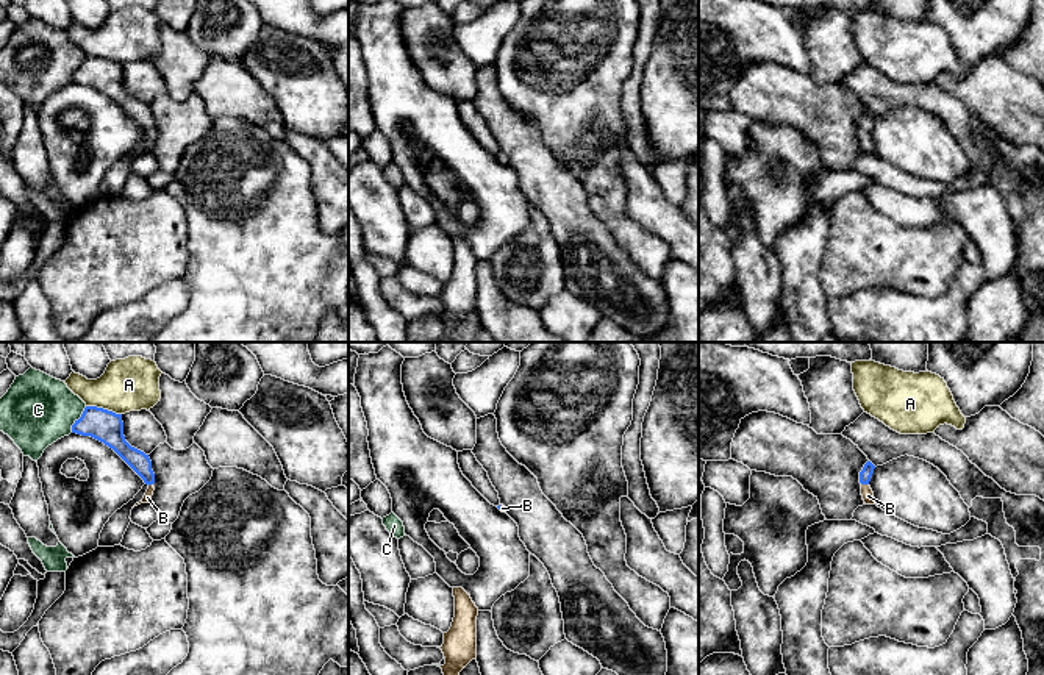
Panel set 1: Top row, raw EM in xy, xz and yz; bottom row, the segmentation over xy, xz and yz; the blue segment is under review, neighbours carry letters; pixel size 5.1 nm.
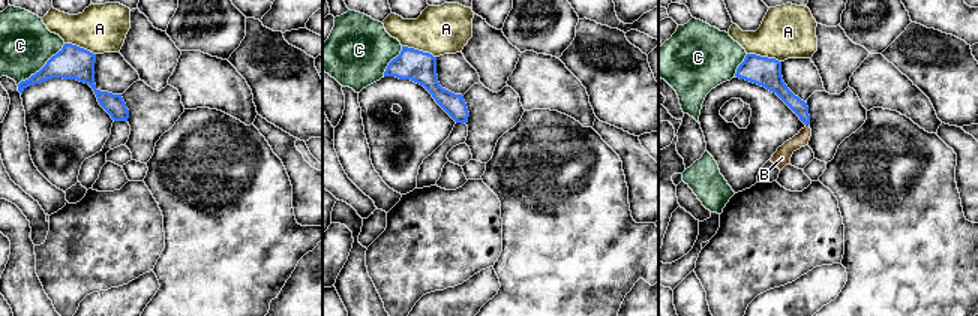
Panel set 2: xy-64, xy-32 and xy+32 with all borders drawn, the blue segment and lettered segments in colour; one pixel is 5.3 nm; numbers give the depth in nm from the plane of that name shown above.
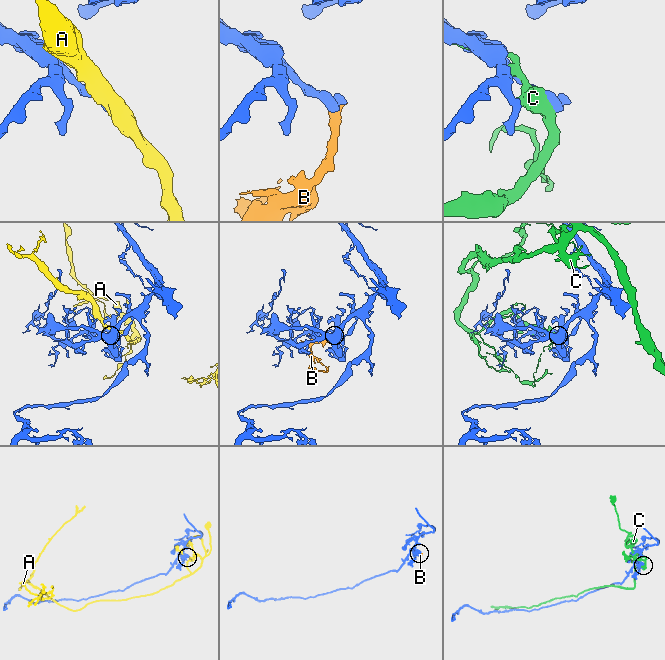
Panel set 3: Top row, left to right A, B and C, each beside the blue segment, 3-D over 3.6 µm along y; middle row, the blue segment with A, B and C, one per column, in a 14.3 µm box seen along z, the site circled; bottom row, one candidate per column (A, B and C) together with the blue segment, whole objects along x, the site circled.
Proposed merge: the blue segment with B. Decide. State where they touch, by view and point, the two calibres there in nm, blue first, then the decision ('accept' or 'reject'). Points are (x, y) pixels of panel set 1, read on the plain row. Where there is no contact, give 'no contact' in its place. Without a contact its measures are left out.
contact yz (865, 133); calibres 60 and 60 nm; accept

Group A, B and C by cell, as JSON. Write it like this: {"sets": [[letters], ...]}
{"sets": [["A"], ["B"], ["C"]]}

